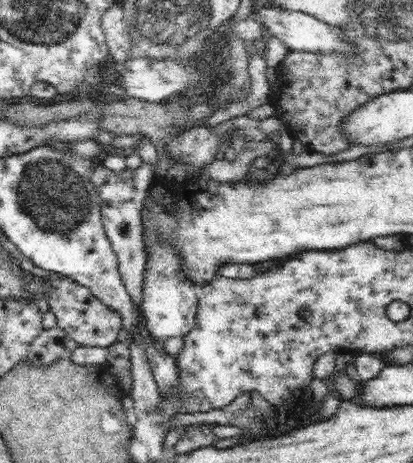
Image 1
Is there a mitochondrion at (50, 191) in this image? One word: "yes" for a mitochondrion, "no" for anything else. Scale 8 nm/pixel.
yes

